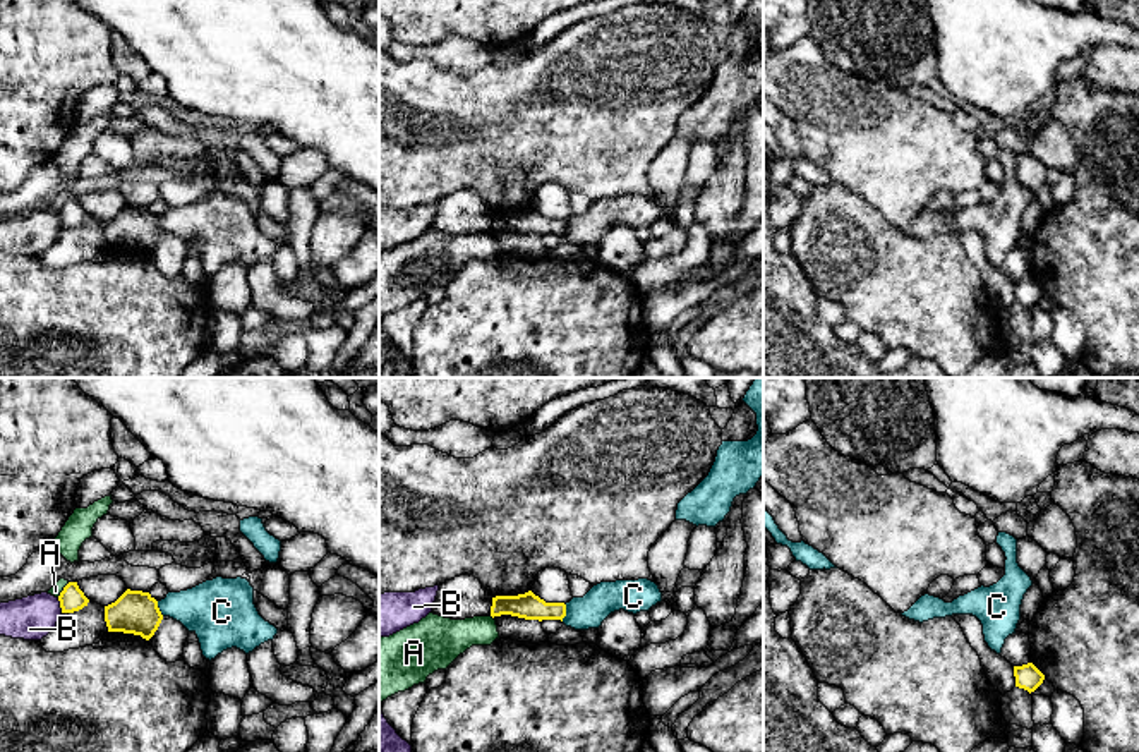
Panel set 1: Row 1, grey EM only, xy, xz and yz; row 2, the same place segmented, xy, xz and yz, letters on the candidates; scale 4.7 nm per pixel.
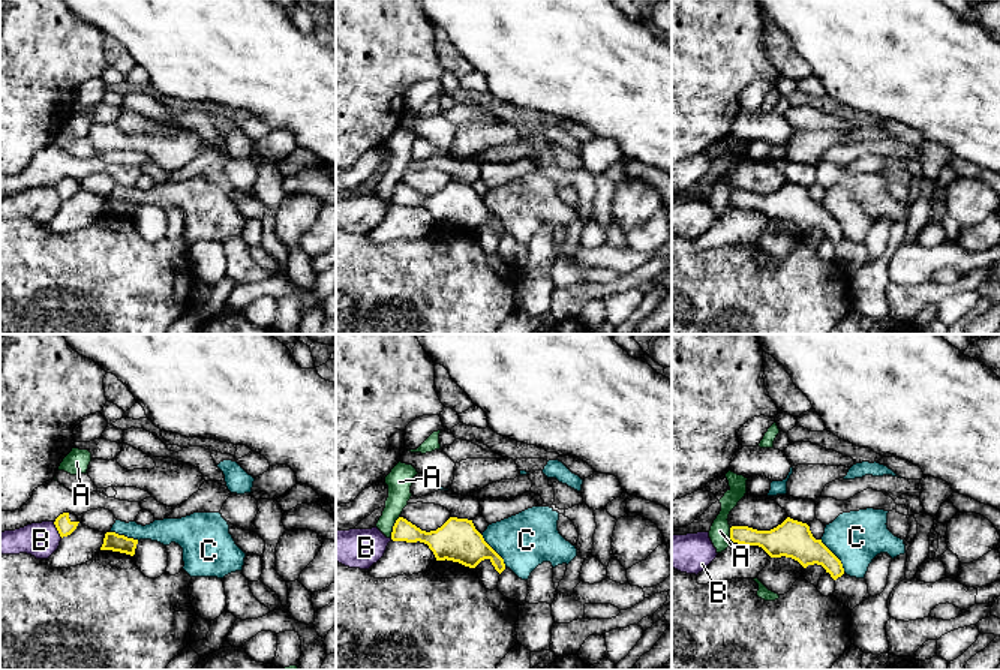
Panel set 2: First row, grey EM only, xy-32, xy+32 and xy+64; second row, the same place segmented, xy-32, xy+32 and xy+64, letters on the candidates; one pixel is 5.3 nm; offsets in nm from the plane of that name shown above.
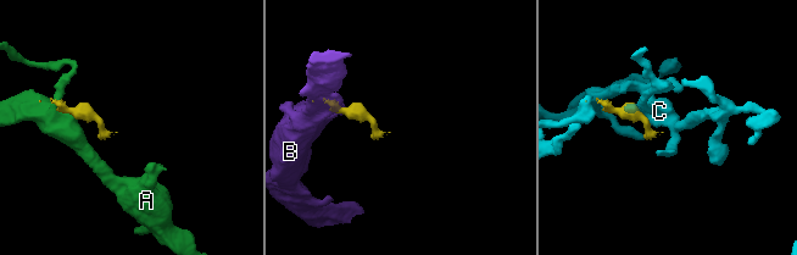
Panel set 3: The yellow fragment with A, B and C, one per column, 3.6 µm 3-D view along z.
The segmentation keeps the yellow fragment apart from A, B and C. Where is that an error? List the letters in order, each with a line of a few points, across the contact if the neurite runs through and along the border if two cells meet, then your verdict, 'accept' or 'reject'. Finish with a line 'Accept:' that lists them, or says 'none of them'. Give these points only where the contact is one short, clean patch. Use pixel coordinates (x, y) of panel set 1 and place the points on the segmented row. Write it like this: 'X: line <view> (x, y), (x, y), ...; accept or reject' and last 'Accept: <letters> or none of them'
A: line xy (69, 582), (57, 596); reject
B: line xy (57, 598), (62, 612); reject
C: line xz (566, 605), (566, 615), (561, 620); reject
Accept: none of them

